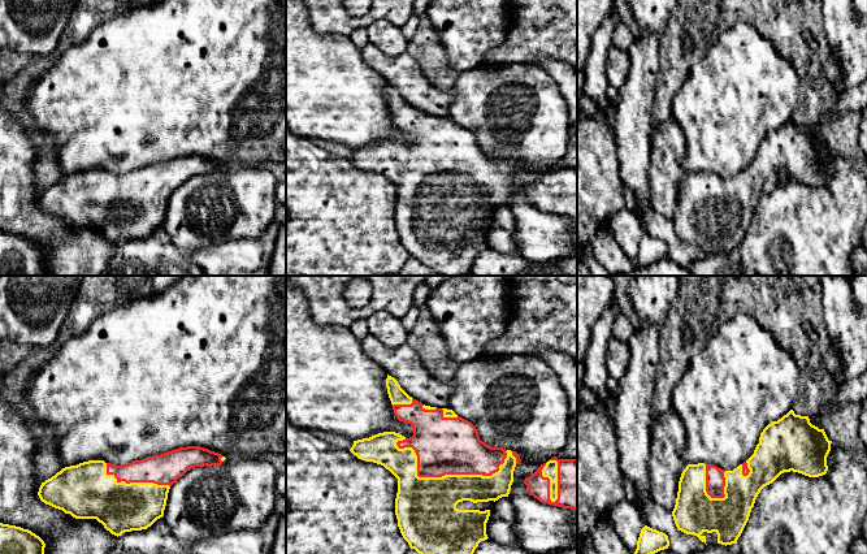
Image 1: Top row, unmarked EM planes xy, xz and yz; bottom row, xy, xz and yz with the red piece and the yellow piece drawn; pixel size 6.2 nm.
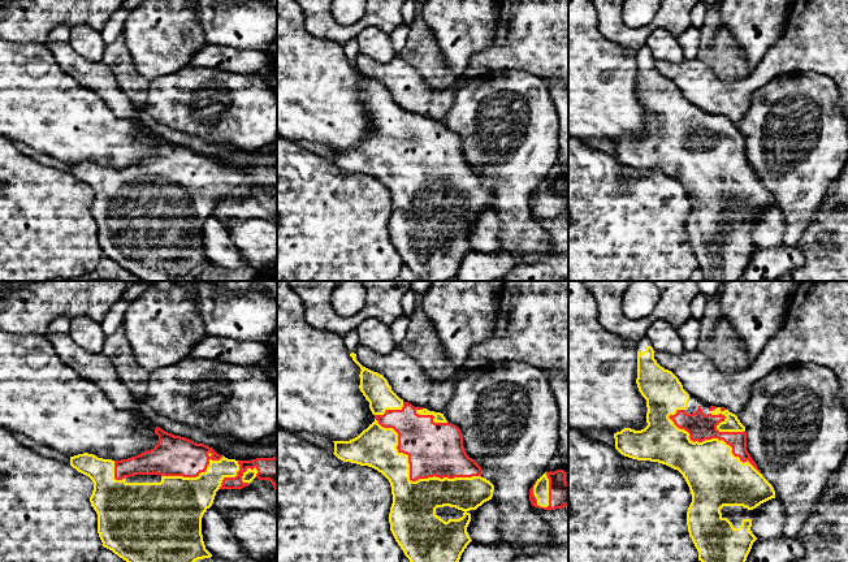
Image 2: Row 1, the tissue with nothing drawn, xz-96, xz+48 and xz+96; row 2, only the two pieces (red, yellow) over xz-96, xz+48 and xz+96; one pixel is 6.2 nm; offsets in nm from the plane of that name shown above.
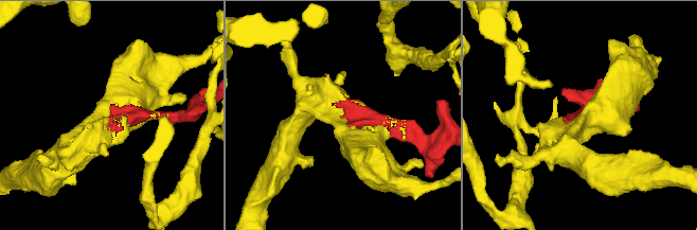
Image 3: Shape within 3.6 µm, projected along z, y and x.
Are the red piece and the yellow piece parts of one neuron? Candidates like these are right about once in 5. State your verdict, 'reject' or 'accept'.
accept

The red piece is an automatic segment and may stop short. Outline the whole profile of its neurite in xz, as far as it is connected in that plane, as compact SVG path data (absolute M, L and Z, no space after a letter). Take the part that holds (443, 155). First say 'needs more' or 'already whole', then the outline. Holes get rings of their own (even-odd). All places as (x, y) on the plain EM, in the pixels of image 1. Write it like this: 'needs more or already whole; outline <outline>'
needs more; outline M389 83L386 96L396 127L411 133L413 144L406 147L395 140L383 140L354 150L350 160L361 169L383 174L398 187L395 224L411 257L438 276L469 276L478 252L489 247L486 231L490 218L459 218L456 213L463 209L495 211L508 205L520 164L486 153L471 130L452 118L422 113Z

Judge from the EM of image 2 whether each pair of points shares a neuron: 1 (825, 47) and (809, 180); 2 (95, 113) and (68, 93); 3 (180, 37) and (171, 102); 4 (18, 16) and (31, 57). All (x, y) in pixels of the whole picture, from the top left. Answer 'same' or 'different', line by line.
1: different
2: same
3: different
4: different

